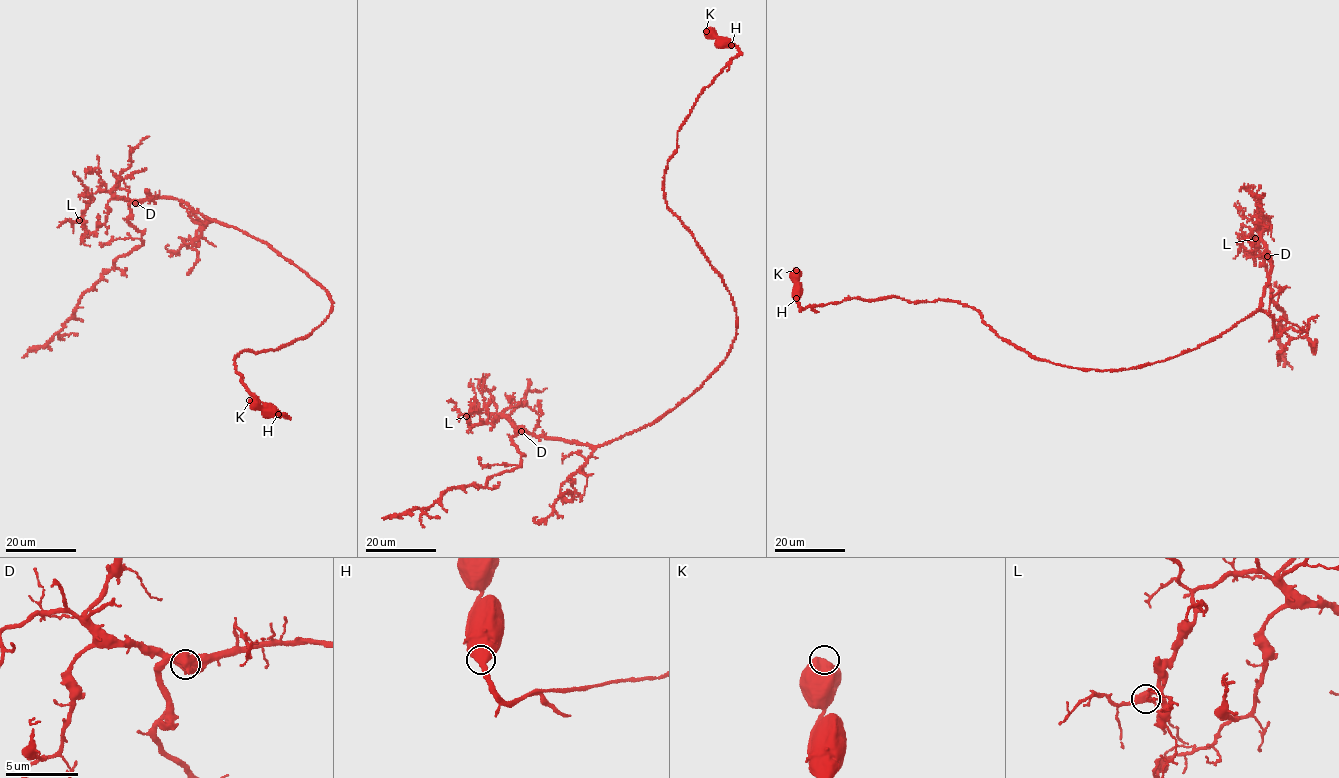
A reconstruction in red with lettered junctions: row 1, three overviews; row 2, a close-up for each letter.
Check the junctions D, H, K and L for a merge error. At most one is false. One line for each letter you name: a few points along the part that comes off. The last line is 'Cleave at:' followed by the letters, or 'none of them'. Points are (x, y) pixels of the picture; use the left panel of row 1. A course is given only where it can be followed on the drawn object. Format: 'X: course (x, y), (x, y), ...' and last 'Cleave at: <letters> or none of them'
Cleave at: H

